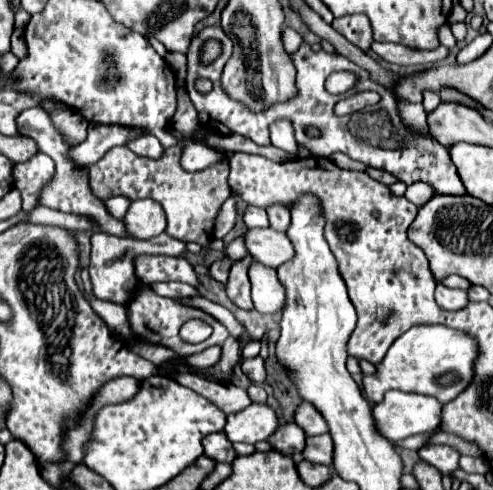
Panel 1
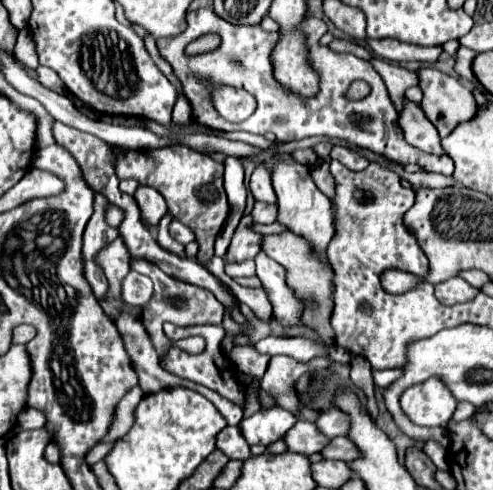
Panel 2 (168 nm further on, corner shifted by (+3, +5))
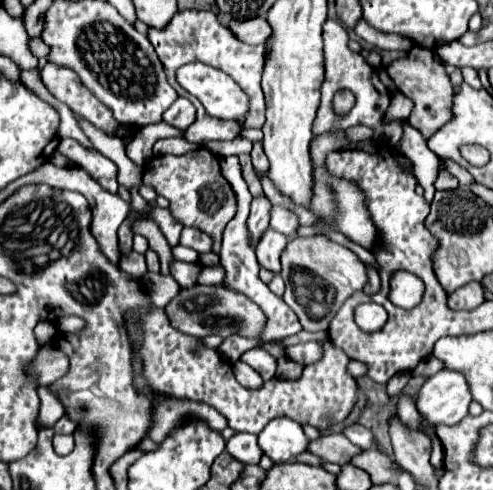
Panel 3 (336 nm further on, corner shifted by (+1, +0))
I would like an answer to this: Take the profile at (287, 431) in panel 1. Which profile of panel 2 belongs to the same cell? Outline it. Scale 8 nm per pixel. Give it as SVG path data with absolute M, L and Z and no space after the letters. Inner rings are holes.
M298 421L296 427L292 427L292 431L288 431L286 439L288 449L294 453L302 453L302 455L312 455L312 453L320 453L330 439L310 421Z

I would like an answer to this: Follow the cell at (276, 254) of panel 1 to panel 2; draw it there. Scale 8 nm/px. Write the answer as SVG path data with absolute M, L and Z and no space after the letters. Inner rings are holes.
M284 231L280 235L266 235L262 243L262 251L286 269L288 287L294 291L296 299L302 299L304 303L302 323L306 323L306 327L316 331L324 343L334 343L334 331L330 327L330 315L334 307L334 301L332 301L334 271L330 263L320 261L314 255L314 247L310 245L310 241L306 241L300 235L294 235L292 231Z

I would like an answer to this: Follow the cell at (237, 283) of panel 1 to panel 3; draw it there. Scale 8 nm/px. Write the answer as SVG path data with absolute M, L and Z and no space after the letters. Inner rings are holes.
M254 198L252 200L252 208L250 208L250 216L248 216L248 232L250 232L250 244L258 244L258 240L262 238L262 232L266 232L268 228L268 220L270 220L270 200L268 198Z

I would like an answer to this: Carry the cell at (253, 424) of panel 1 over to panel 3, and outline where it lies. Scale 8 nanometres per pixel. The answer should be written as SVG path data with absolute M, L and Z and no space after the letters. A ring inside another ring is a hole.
M274 418L258 434L258 446L272 462L292 462L300 452L306 450L308 438L304 436L302 426L290 418Z

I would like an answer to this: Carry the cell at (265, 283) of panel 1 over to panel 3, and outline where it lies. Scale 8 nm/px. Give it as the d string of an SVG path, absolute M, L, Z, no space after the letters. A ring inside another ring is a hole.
M206 266L198 276L198 284L220 284L226 270L222 266Z

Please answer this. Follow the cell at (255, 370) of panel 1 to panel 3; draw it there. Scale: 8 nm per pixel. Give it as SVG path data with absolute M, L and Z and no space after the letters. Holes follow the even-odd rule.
M254 348L242 354L240 358L242 362L246 362L248 366L252 366L264 380L270 380L276 372L276 358L270 356L270 352L266 352L264 348Z

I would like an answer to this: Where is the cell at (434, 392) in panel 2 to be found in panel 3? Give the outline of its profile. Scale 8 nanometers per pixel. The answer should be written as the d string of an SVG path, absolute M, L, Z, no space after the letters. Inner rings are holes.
M440 370L422 384L416 396L416 410L420 416L430 420L432 426L452 426L468 414L470 402L472 396L464 376L458 372Z

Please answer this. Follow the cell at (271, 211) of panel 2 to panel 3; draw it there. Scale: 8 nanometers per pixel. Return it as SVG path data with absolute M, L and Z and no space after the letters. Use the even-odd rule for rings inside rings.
M272 206L270 228L274 228L276 232L282 232L288 238L292 238L296 228L298 228L298 216L292 210L284 208L284 206Z

